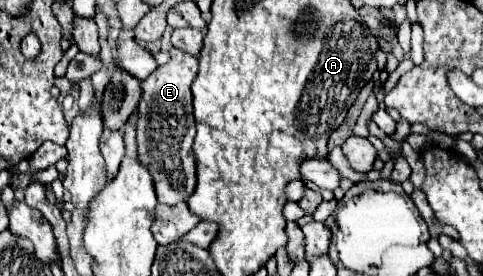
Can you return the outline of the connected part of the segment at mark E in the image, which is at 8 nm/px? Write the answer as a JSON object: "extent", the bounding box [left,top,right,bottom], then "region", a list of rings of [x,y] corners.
{"extent":[136,48,198,204],"region":[[[176,48],[170,50],[170,62],[158,66],[142,82],[142,100],[138,104],[136,140],[138,140],[138,162],[148,168],[154,180],[158,202],[178,204],[188,200],[196,188],[196,158],[192,142],[196,136],[196,122],[192,110],[190,84],[198,72],[198,58],[184,54]]]}

